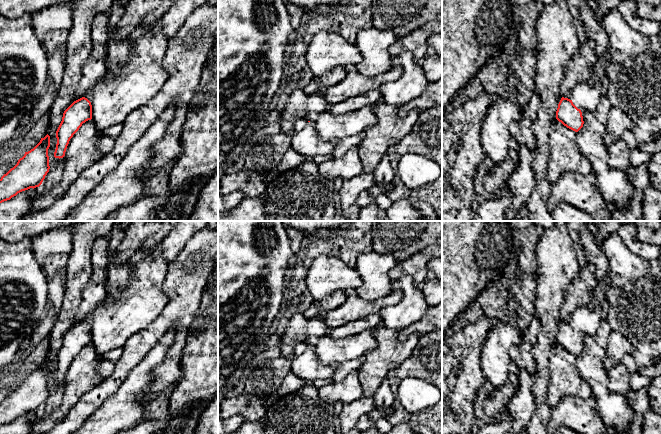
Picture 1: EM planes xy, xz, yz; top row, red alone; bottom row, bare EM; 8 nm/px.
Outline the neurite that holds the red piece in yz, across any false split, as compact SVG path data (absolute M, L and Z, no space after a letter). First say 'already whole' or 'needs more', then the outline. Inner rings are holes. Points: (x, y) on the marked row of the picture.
needs more; M578 83L571 91L571 98L562 97L556 111L556 119L567 128L578 132L584 124L582 112L594 113L602 97L602 85Z

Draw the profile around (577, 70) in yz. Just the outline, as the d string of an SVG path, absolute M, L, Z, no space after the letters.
M586 39L580 43L578 52L567 62L561 92L567 98L578 83L588 83L597 60L595 44Z

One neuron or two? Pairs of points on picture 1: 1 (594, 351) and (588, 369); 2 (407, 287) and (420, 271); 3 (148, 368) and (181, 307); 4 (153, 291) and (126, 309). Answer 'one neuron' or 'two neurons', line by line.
1: one neuron
2: two neurons
3: two neurons
4: one neuron

